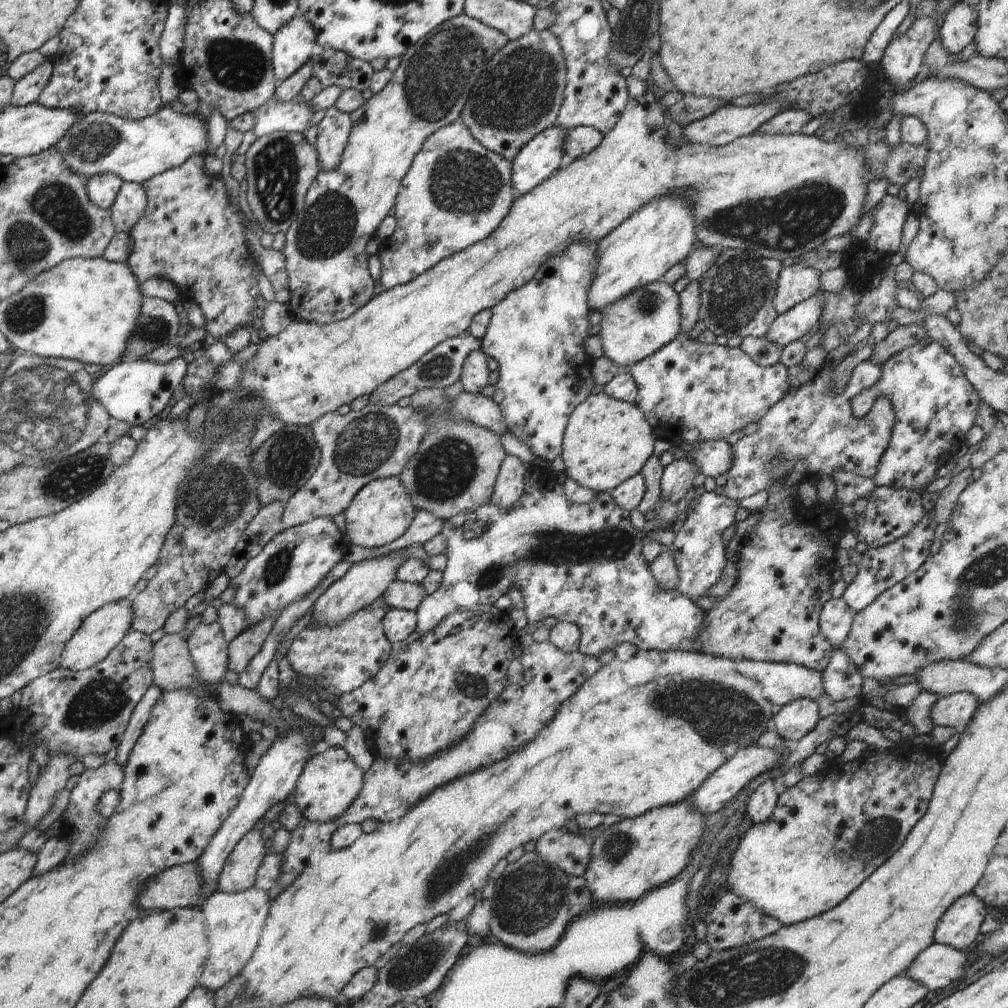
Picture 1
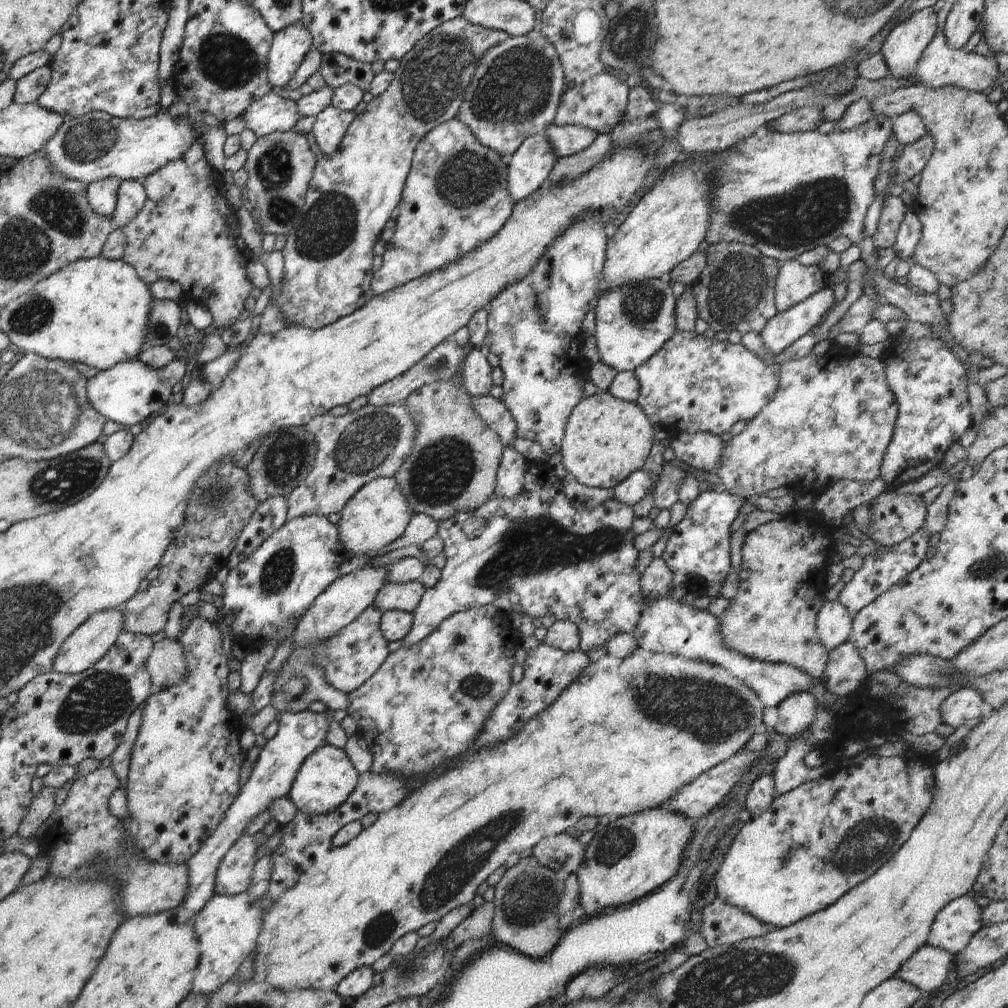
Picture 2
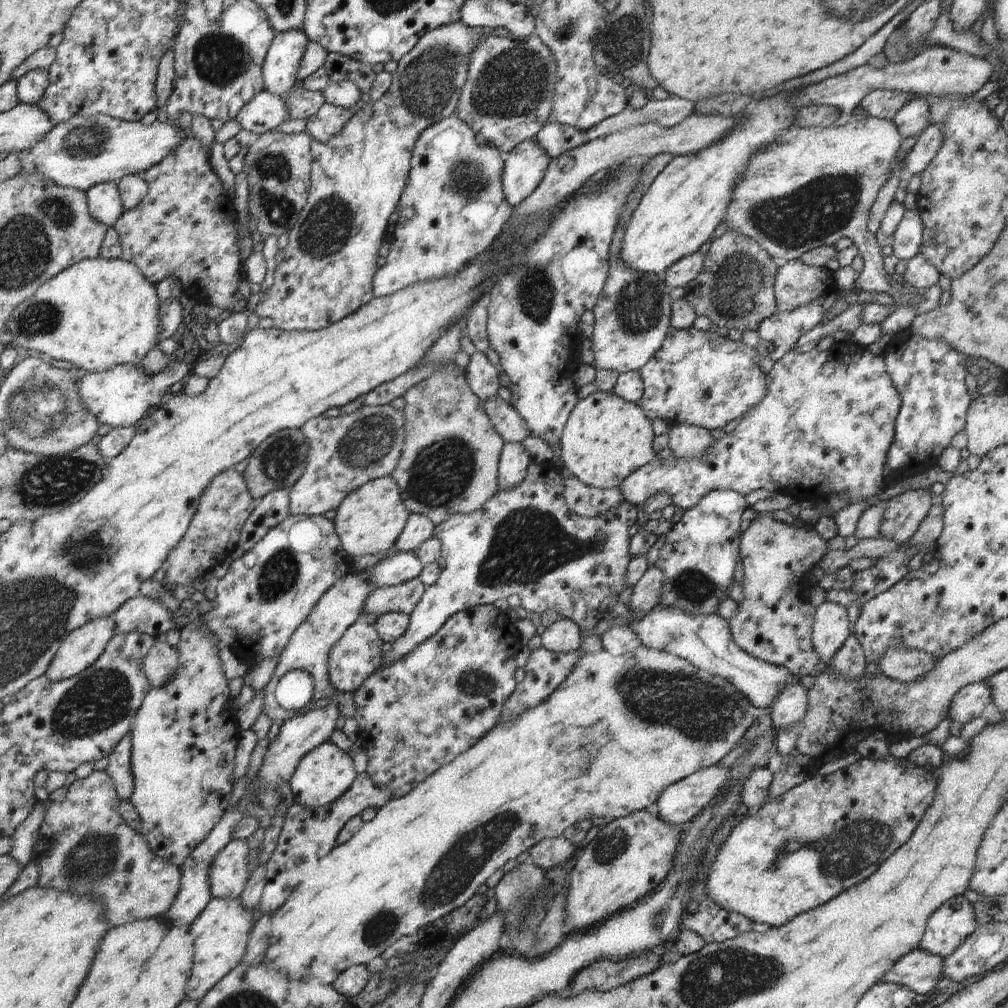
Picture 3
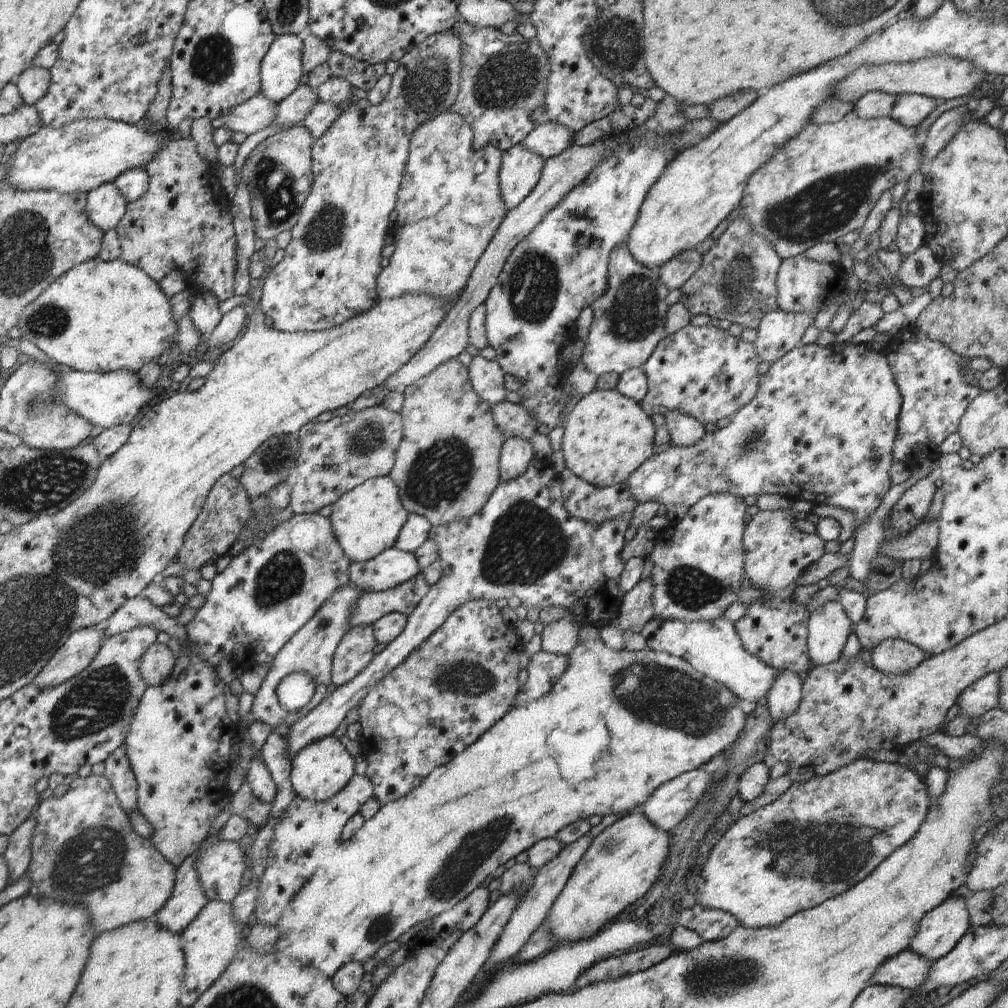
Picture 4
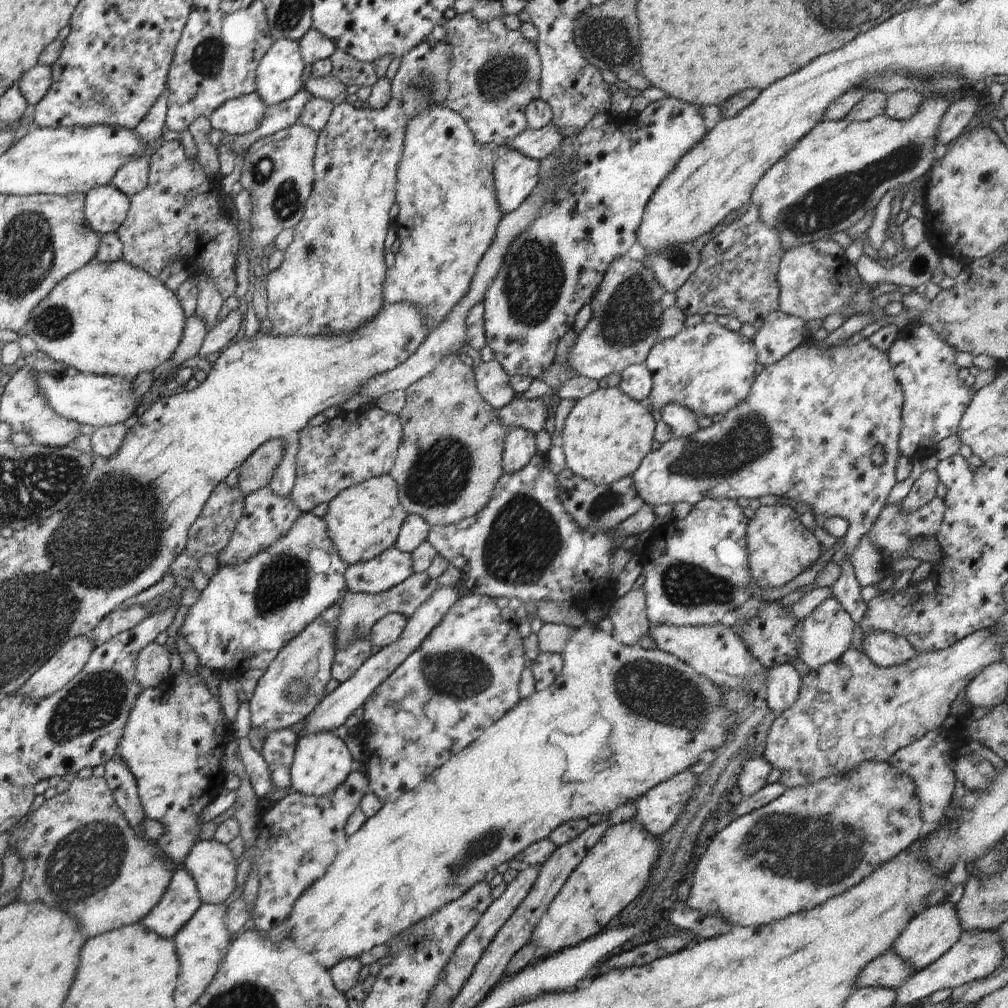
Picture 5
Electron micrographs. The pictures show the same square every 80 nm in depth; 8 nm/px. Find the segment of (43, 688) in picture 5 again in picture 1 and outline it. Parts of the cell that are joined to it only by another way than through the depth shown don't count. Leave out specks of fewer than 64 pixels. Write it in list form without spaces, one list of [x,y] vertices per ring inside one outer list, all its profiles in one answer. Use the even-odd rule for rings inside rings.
[[[122,599],[118,602],[108,603],[98,608],[84,619],[80,628],[65,644],[60,656],[62,669],[83,671],[104,660],[113,648],[130,632],[133,619],[133,606]]]

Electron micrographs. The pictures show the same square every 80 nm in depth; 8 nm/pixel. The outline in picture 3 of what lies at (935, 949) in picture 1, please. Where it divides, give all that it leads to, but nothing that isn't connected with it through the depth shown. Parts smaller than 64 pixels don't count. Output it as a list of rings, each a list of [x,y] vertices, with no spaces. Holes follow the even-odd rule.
[[[922,949],[900,957],[888,972],[884,973],[881,982],[904,985],[916,994],[928,994],[930,990],[938,988],[938,981],[942,979],[944,959],[930,954]]]

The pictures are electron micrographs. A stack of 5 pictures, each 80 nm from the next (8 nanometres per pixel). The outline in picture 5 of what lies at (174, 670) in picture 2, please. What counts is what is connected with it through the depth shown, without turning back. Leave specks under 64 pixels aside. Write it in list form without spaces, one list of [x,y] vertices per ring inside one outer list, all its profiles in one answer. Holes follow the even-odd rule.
[[[154,641],[145,646],[136,659],[135,677],[142,688],[156,688],[171,677],[171,653]]]

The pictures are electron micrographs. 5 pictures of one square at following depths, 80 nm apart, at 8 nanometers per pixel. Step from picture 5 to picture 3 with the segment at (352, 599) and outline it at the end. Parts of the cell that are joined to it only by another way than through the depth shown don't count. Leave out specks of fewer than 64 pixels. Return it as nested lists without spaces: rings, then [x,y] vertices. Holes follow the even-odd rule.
[[[419,578],[399,585],[376,587],[368,596],[362,613],[370,613],[377,618],[389,612],[406,613],[410,616],[426,589]]]

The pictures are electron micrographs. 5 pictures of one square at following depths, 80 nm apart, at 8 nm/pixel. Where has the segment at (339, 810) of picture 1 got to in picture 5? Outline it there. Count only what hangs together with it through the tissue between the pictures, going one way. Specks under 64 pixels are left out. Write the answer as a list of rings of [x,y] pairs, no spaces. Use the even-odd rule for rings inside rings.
[[[332,731],[302,737],[295,744],[291,764],[291,787],[306,796],[325,797],[334,792],[351,772],[358,770],[346,743]]]

